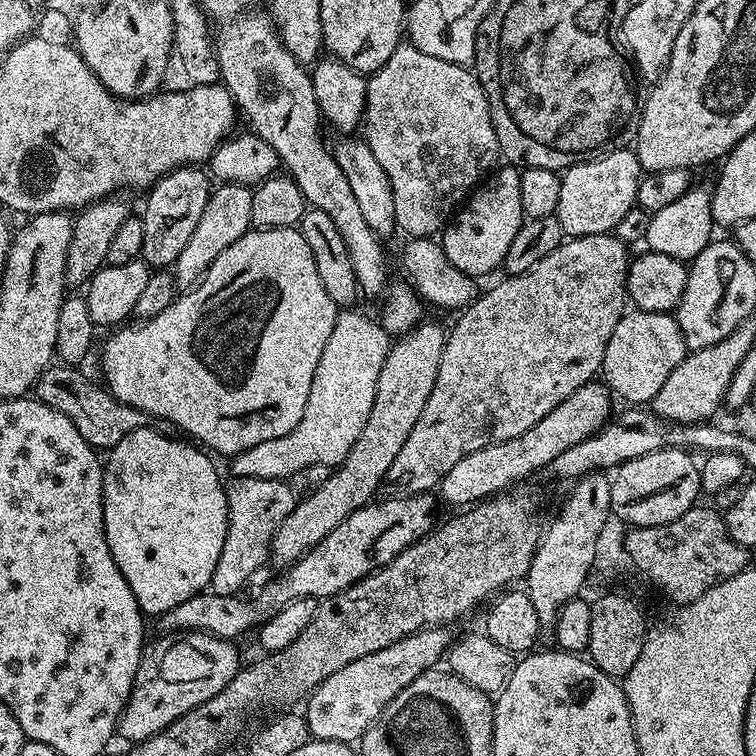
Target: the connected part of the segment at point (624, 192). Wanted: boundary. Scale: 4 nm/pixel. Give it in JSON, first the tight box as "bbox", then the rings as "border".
{"bbox":[556,148,642,237],"border":[[[617,148],[597,160],[584,160],[563,169],[560,176],[562,195],[558,197],[556,221],[562,226],[565,237],[611,233],[622,222],[626,210],[637,207],[636,195],[642,169],[635,151]]]}

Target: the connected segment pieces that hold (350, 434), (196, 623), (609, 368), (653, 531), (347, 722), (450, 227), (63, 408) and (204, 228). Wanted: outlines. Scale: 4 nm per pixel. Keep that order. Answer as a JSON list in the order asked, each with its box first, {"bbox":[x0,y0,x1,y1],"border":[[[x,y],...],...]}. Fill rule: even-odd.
[{"bbox":[231,306,390,481],"border":[[[348,306],[336,313],[334,330],[330,330],[326,350],[318,358],[314,382],[310,382],[310,398],[306,398],[302,422],[282,438],[262,442],[231,457],[233,477],[287,481],[288,476],[296,476],[315,464],[341,464],[346,454],[350,454],[350,446],[358,442],[358,434],[362,434],[366,418],[370,418],[370,406],[374,406],[374,394],[378,390],[378,374],[382,374],[382,362],[390,347],[383,323],[375,324],[366,313],[356,310]]]},{"bbox":[158,495,438,641],"border":[[[393,495],[388,499],[392,500],[377,499],[354,510],[354,514],[346,518],[346,522],[334,526],[334,530],[330,530],[330,534],[326,534],[326,538],[315,544],[301,560],[285,567],[284,574],[277,580],[270,581],[253,600],[240,600],[239,595],[227,596],[205,590],[163,612],[158,617],[161,630],[168,632],[167,634],[205,632],[223,640],[235,641],[236,636],[250,631],[252,627],[253,631],[274,614],[278,614],[282,606],[299,596],[333,596],[346,590],[351,584],[357,584],[363,576],[369,576],[389,564],[395,556],[402,554],[402,550],[428,535],[434,527],[432,511],[438,505],[435,495]]]},{"bbox":[602,310,688,406],"border":[[[628,310],[621,316],[618,326],[614,326],[610,342],[606,342],[602,380],[619,399],[621,396],[629,405],[644,406],[654,399],[658,390],[662,390],[674,366],[678,366],[688,353],[687,342],[675,315]]]},{"bbox":[625,506,750,605],"border":[[[697,506],[686,510],[682,518],[662,526],[629,527],[625,534],[625,548],[631,567],[649,576],[670,599],[673,605],[694,602],[706,590],[726,578],[734,578],[750,562],[749,549],[728,537],[723,515],[715,507]]]},{"bbox":[302,626,454,744],"border":[[[444,626],[419,628],[414,634],[378,650],[374,654],[366,654],[366,658],[358,658],[350,662],[350,666],[342,666],[335,674],[330,674],[307,697],[308,709],[302,715],[308,722],[308,734],[311,739],[326,742],[342,742],[352,744],[359,741],[365,730],[380,717],[380,711],[414,678],[423,672],[431,672],[436,664],[445,659],[446,653],[454,643],[454,636]]]},{"bbox":[442,166,526,278],"border":[[[516,166],[497,167],[465,199],[462,207],[453,215],[452,219],[448,221],[443,229],[442,243],[446,258],[450,258],[450,262],[454,262],[454,266],[458,266],[458,270],[462,270],[467,276],[481,278],[480,276],[486,275],[487,272],[492,272],[495,268],[499,269],[510,250],[510,242],[514,242],[514,234],[518,234],[518,230],[524,225],[526,217],[522,210],[520,174],[521,169]]]},{"bbox":[35,366,150,450],"border":[[[50,366],[36,383],[35,399],[66,414],[66,418],[70,418],[70,422],[78,426],[78,434],[82,434],[89,446],[97,450],[110,450],[118,446],[118,442],[122,442],[126,434],[134,434],[134,430],[149,427],[150,418],[142,410],[123,404],[107,387],[87,380],[80,371],[81,369],[76,366]]]},{"bbox":[174,183,253,290],"border":[[[221,183],[220,189],[213,191],[206,202],[206,210],[202,210],[202,218],[198,218],[198,227],[194,234],[190,234],[190,242],[178,254],[174,265],[176,287],[180,290],[188,290],[193,287],[204,276],[209,266],[238,238],[242,238],[252,228],[250,218],[250,206],[252,205],[253,189],[246,184]]]}]

